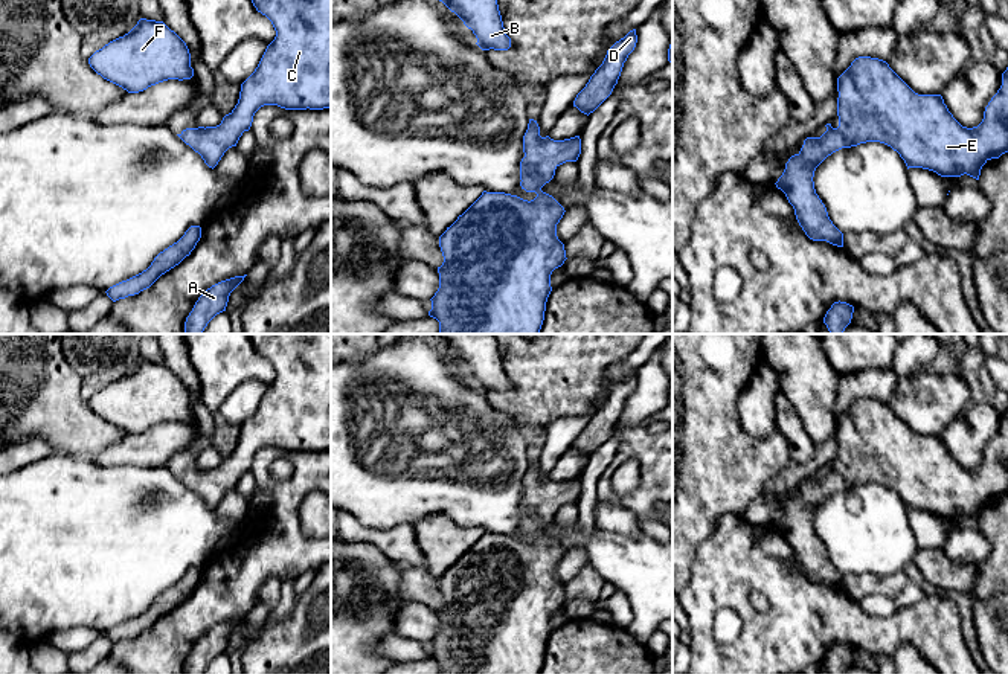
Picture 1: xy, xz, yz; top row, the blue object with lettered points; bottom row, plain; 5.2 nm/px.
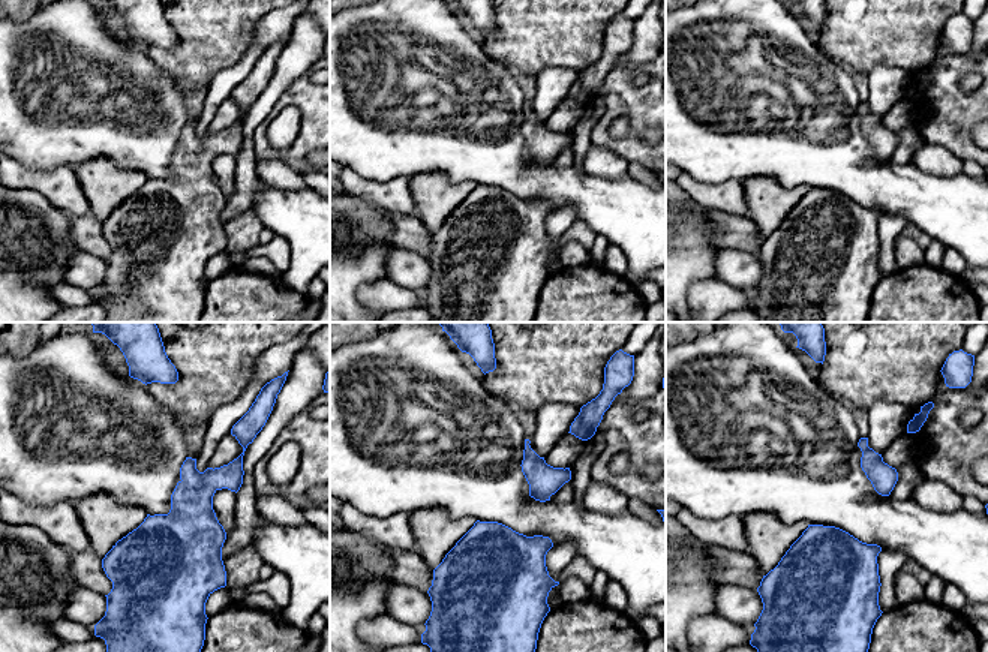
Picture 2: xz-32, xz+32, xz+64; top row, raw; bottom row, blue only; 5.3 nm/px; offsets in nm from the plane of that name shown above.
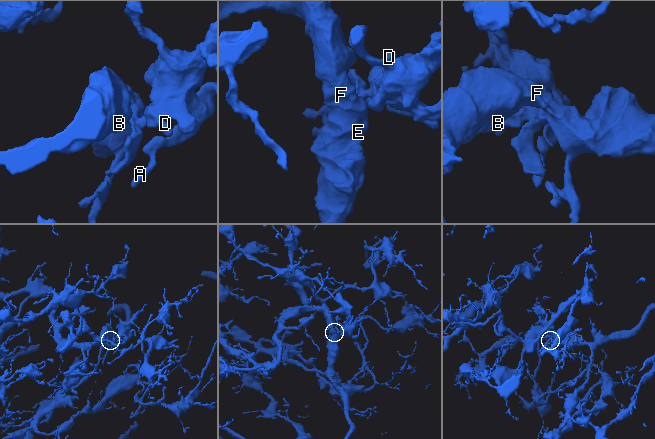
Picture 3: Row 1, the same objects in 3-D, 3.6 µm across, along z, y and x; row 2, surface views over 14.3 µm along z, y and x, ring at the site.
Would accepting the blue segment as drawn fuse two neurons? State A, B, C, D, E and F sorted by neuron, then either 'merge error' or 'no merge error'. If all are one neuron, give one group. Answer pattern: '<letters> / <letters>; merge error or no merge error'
A B C D E F; no merge error

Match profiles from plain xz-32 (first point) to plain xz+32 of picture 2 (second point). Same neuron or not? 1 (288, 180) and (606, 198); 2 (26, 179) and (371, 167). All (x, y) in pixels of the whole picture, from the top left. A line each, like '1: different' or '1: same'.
1: different
2: different

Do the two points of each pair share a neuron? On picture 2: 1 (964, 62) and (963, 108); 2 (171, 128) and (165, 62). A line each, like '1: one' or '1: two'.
1: one
2: two

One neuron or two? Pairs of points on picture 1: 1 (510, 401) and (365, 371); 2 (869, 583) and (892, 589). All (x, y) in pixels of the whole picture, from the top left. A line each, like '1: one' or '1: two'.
1: two
2: one

